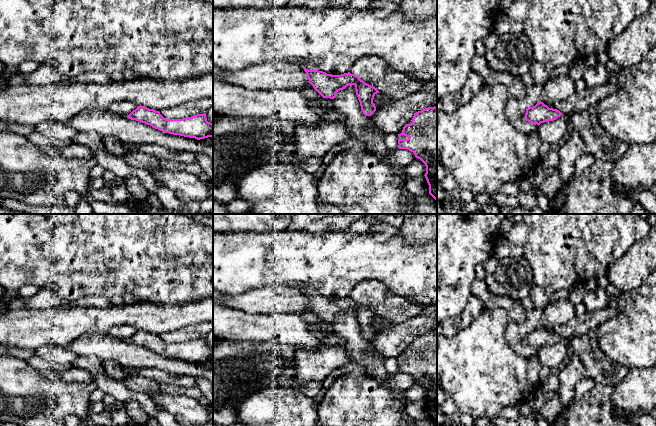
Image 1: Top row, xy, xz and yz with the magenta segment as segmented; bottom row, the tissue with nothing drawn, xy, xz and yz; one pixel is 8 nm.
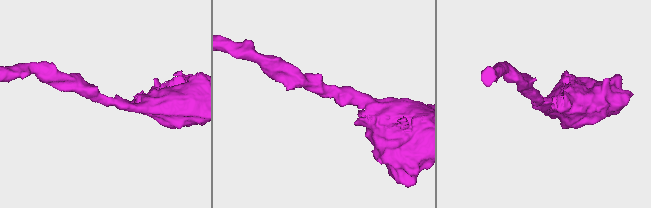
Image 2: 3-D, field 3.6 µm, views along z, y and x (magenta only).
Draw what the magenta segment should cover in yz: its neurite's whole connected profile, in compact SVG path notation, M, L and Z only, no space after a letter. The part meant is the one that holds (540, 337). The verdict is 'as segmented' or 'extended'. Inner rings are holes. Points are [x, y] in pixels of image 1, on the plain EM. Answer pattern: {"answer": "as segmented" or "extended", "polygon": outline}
{"answer": "as segmented", "polygon": "M539 325L533 331L526 332L525 344L540 349L546 345L556 344L563 339L559 334L549 332L543 326Z"}

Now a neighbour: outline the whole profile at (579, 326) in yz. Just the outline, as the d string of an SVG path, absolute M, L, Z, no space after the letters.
M606 308L586 312L580 317L576 317L563 326L557 326L547 329L549 332L559 334L564 340L582 335L587 335L592 329L597 329L608 317L614 317L618 312L613 309L609 311Z

